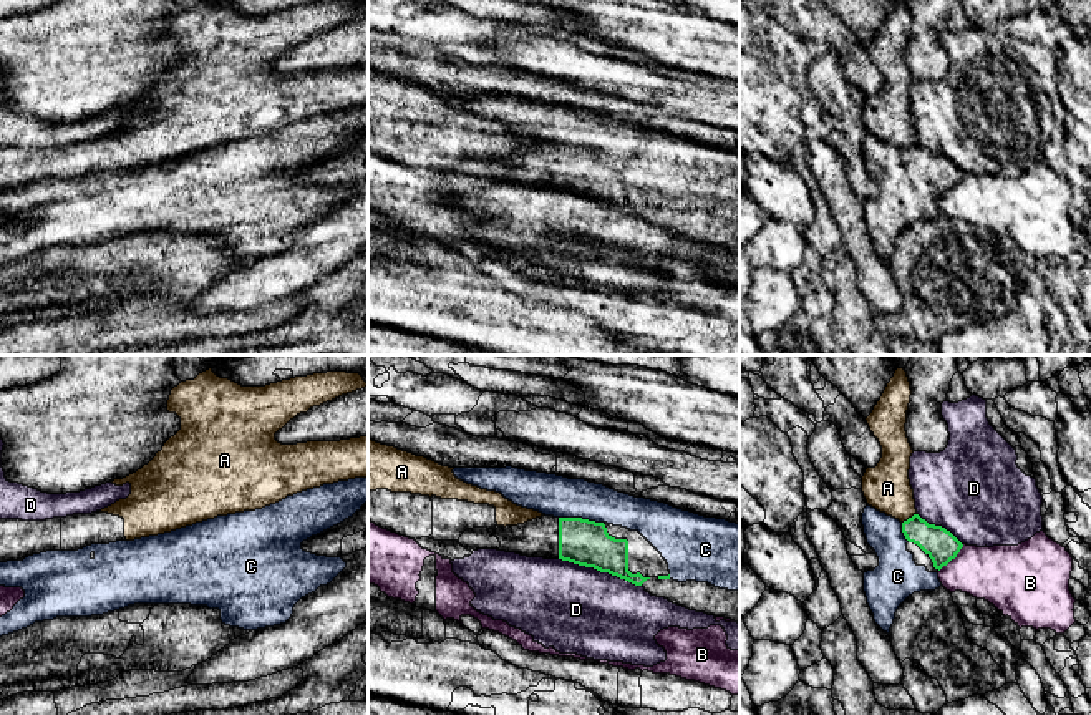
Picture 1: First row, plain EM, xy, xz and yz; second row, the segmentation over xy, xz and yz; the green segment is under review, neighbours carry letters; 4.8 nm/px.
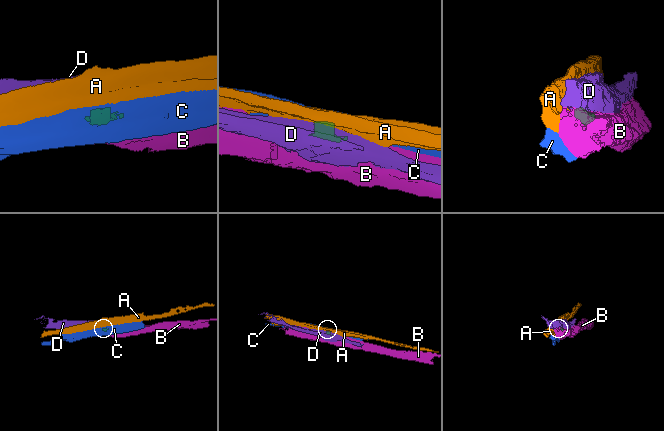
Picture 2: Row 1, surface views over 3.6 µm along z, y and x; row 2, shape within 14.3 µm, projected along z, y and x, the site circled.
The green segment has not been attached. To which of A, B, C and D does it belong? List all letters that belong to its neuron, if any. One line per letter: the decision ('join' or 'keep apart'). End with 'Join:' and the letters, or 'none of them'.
A: keep apart
B: keep apart
C: join
D: keep apart
Join: C

